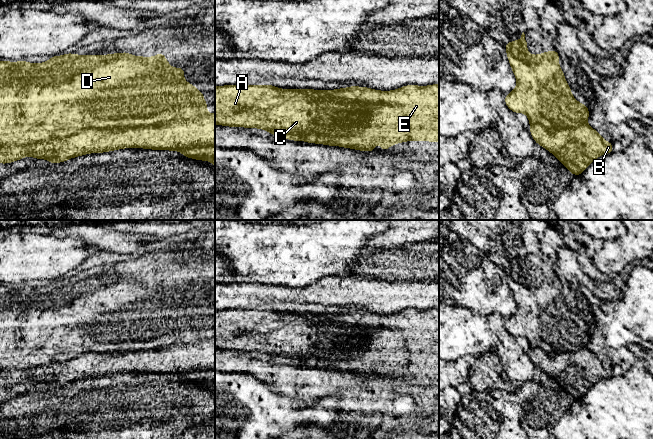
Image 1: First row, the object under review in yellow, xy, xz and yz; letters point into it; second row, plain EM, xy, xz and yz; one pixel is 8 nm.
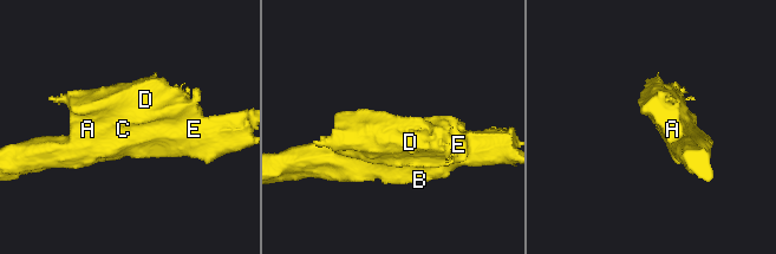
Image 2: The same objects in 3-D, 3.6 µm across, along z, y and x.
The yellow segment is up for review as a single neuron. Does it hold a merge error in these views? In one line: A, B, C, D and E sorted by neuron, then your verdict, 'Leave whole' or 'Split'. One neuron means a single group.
Groups: A C D / B E. Split

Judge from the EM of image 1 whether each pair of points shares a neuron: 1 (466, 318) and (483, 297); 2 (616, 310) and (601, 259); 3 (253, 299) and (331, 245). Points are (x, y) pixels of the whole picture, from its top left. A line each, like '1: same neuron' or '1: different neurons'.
1: different neurons
2: different neurons
3: different neurons

